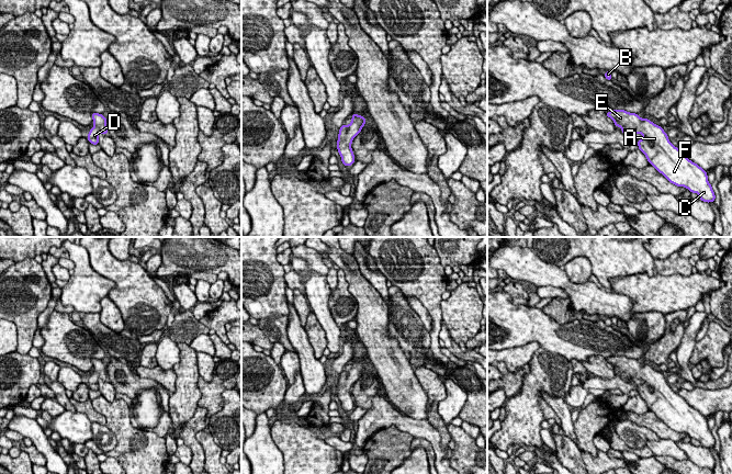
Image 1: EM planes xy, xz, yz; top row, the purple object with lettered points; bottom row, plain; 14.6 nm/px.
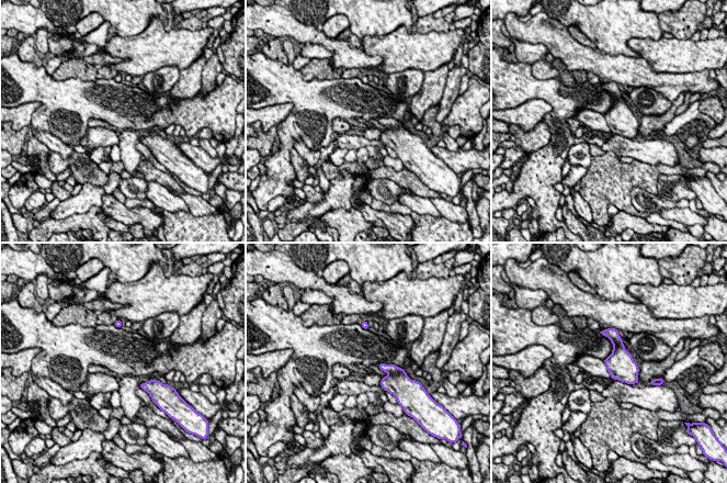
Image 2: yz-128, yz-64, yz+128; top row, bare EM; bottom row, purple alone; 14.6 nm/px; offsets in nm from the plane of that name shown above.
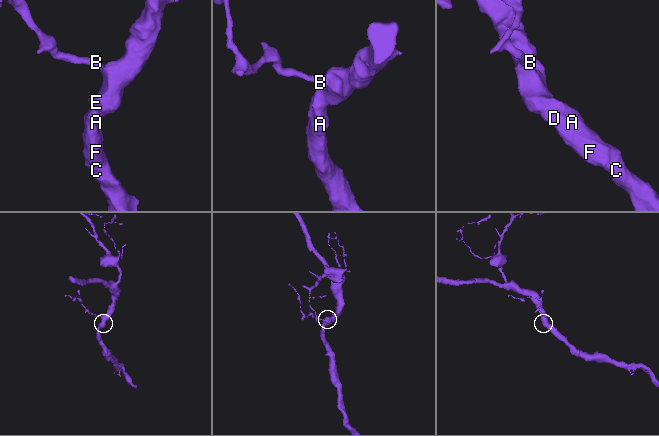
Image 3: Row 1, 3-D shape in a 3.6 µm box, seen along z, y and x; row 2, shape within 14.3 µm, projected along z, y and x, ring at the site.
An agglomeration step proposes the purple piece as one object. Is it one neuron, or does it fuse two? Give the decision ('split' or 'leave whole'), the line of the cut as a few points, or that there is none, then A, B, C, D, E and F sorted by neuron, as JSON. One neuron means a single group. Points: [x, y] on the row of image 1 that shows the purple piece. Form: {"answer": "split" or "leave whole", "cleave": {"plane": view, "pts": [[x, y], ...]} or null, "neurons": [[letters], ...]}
{"answer": "leave whole", "cleave": null, "neurons": [["A", "B", "C", "D", "E", "F"]]}

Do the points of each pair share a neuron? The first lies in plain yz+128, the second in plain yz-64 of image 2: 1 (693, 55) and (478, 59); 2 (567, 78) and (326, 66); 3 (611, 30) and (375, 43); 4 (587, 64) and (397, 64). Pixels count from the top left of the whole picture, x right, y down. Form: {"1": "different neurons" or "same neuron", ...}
{"1": "different neurons", "2": "same neuron", "3": "different neurons", "4": "different neurons"}

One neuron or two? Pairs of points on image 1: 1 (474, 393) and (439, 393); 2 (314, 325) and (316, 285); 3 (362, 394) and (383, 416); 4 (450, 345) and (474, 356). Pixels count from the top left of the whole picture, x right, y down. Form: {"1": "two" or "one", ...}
{"1": "two", "2": "two", "3": "two", "4": "one"}

